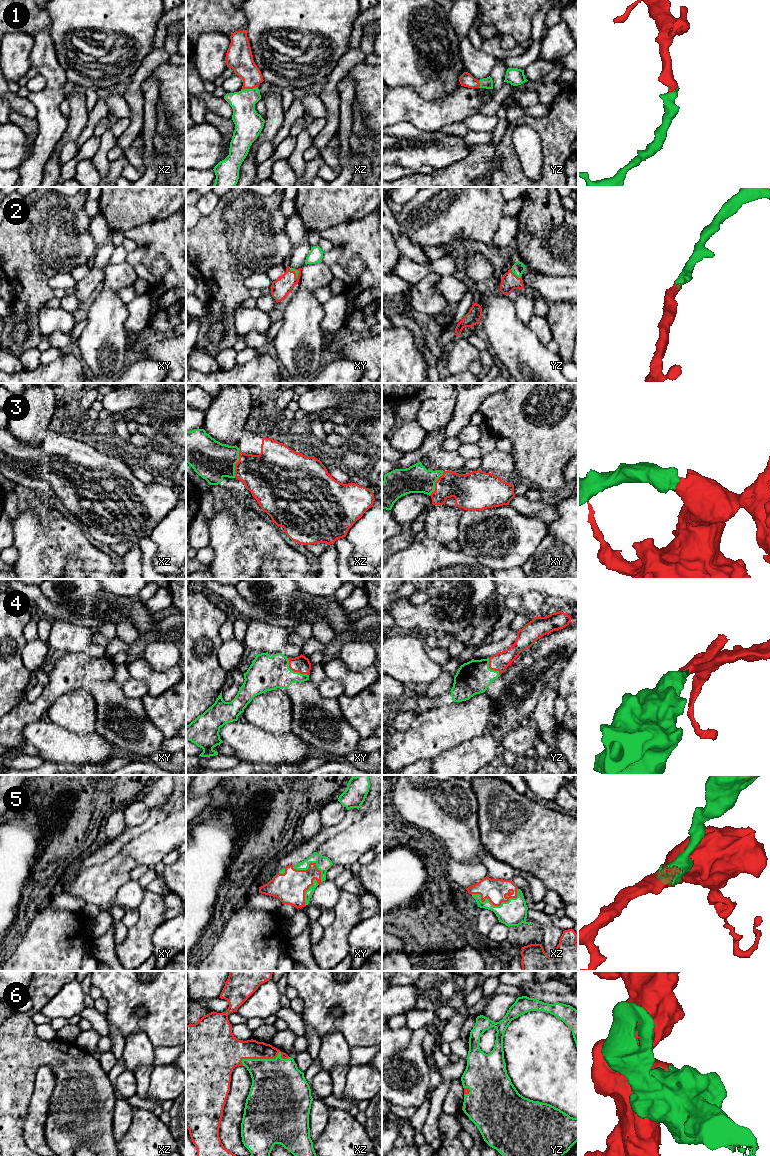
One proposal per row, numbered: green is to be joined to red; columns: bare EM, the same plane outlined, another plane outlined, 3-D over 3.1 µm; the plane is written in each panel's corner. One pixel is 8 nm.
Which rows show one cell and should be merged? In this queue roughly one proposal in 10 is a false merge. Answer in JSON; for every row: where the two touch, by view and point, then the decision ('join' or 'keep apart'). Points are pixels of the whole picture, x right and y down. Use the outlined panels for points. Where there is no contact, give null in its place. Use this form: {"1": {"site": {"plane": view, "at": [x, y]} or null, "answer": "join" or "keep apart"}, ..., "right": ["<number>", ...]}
{"1": {"site": {"plane": "xz", "at": [249, 88]}, "answer": "join"}, "2": {"site": {"plane": "yz", "at": [515, 275]}, "answer": "join"}, "3": {"site": {"plane": "xz", "at": [235, 464]}, "answer": "join"}, "4": {"site": {"plane": "xy", "at": [294, 671]}, "answer": "join"}, "5": {"site": {"plane": "xz", "at": [495, 905]}, "answer": "join"}, "6": {"site": {"plane": "xz", "at": [265, 1058]}, "answer": "join"}, "right": ["1", "2", "3", "4", "5", "6"]}

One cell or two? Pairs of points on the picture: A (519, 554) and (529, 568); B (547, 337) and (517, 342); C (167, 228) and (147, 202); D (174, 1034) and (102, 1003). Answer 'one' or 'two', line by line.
A: two
B: two
C: two
D: two

